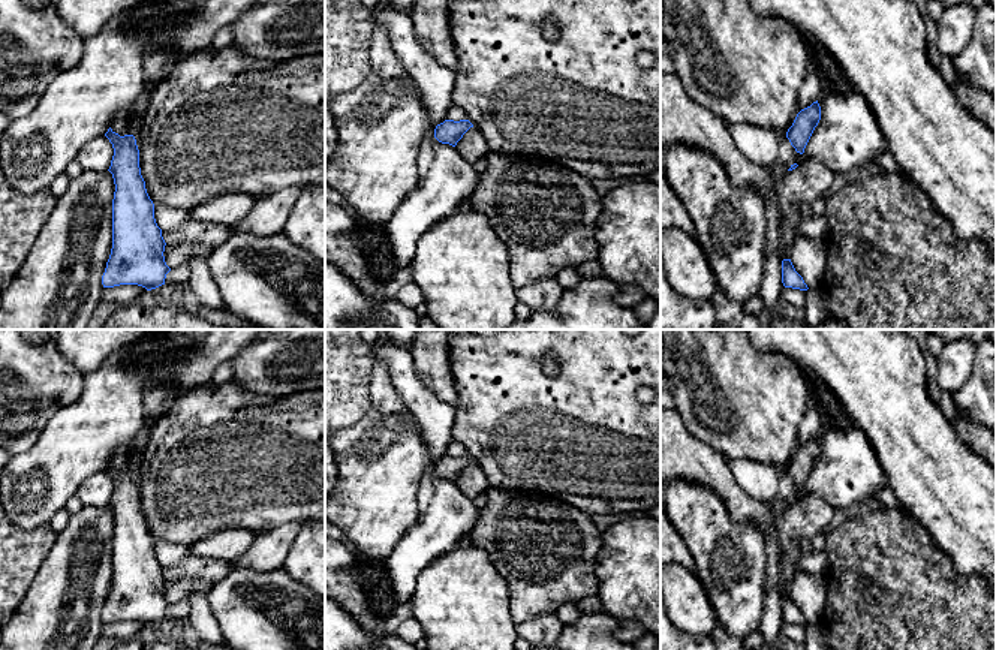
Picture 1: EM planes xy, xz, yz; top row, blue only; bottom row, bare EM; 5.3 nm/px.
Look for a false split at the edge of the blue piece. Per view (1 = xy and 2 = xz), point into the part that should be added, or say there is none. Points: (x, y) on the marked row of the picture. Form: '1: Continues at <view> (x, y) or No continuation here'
1: No continuation here
2: No continuation here

